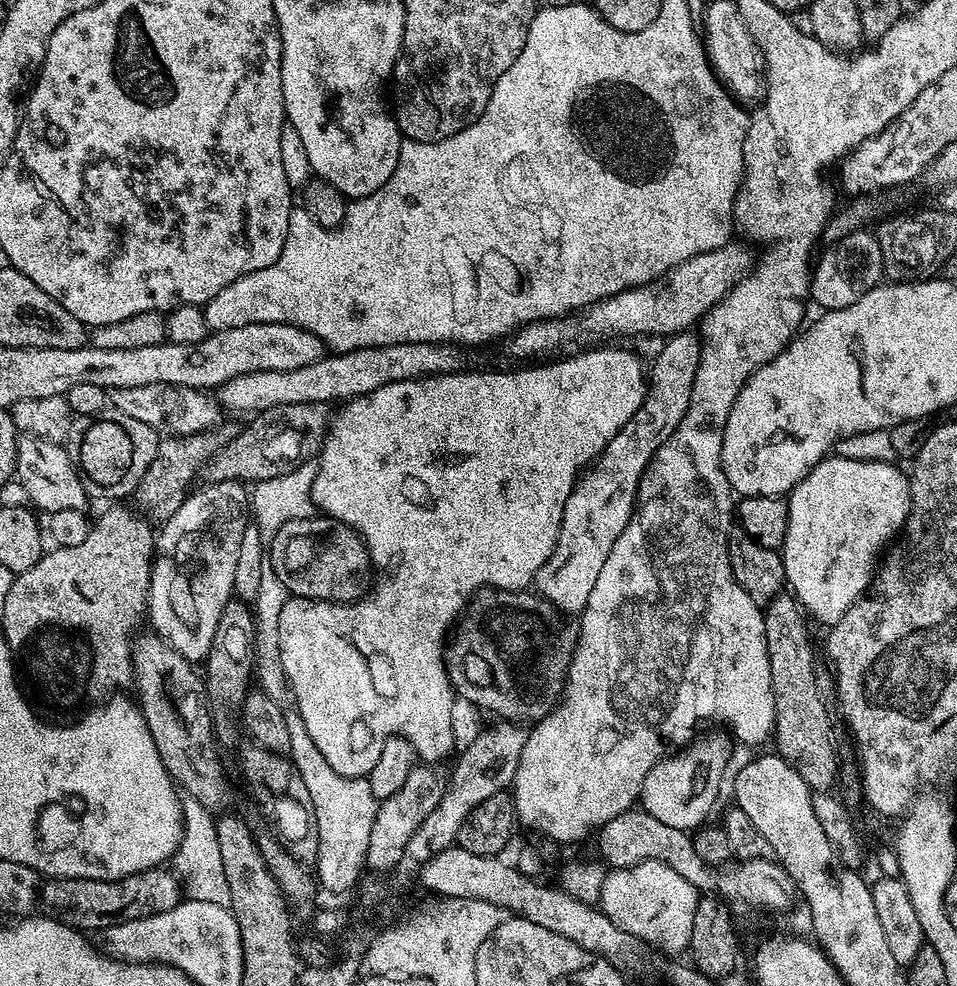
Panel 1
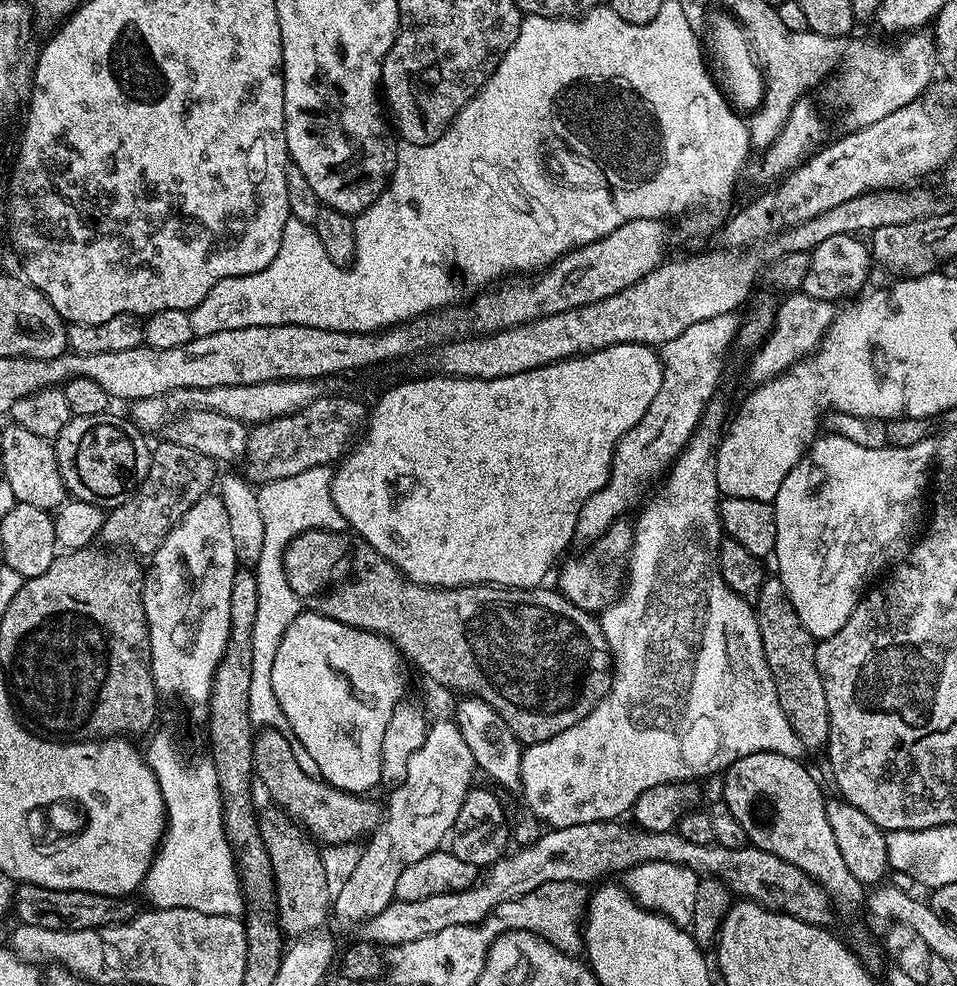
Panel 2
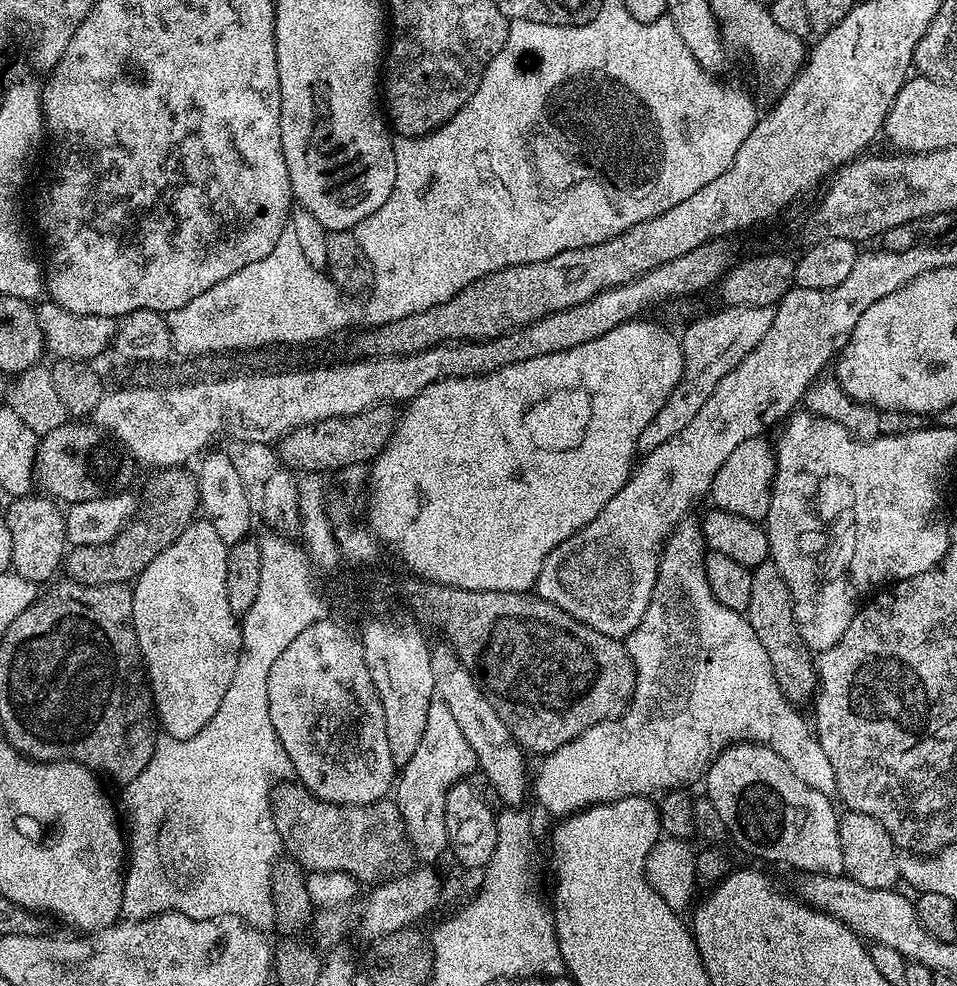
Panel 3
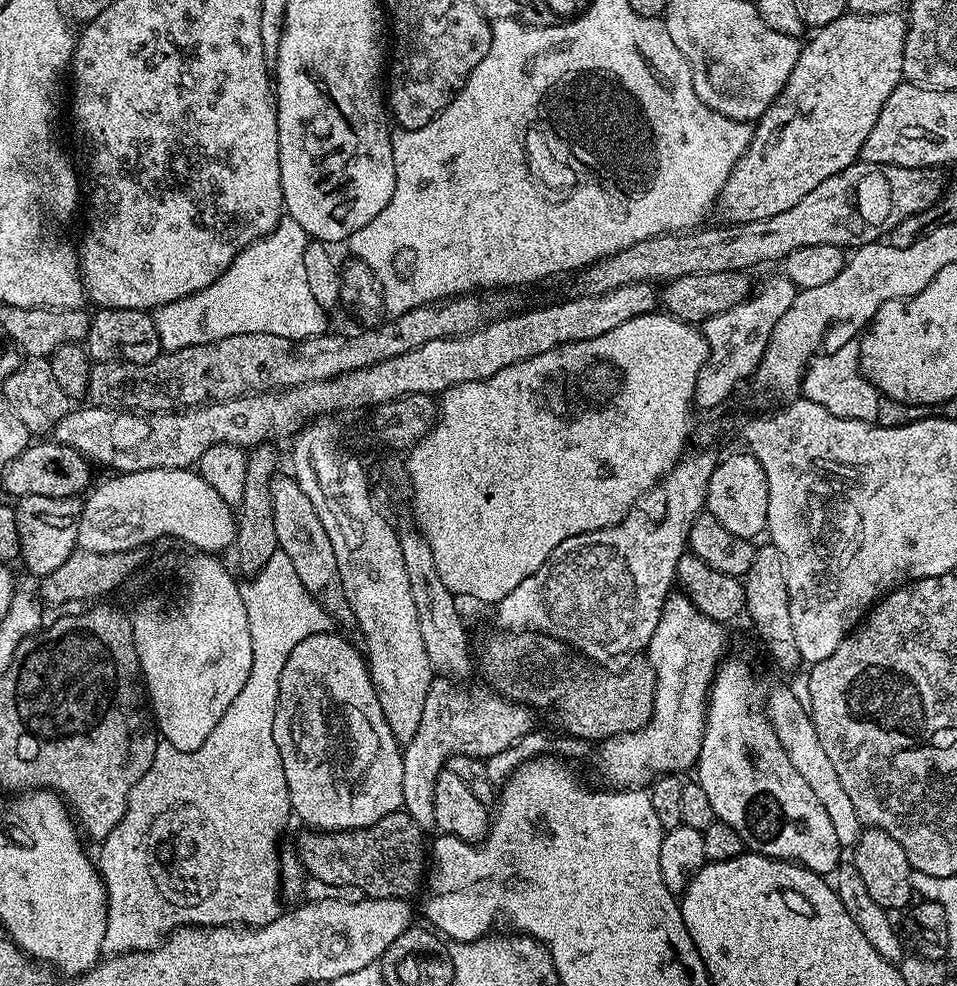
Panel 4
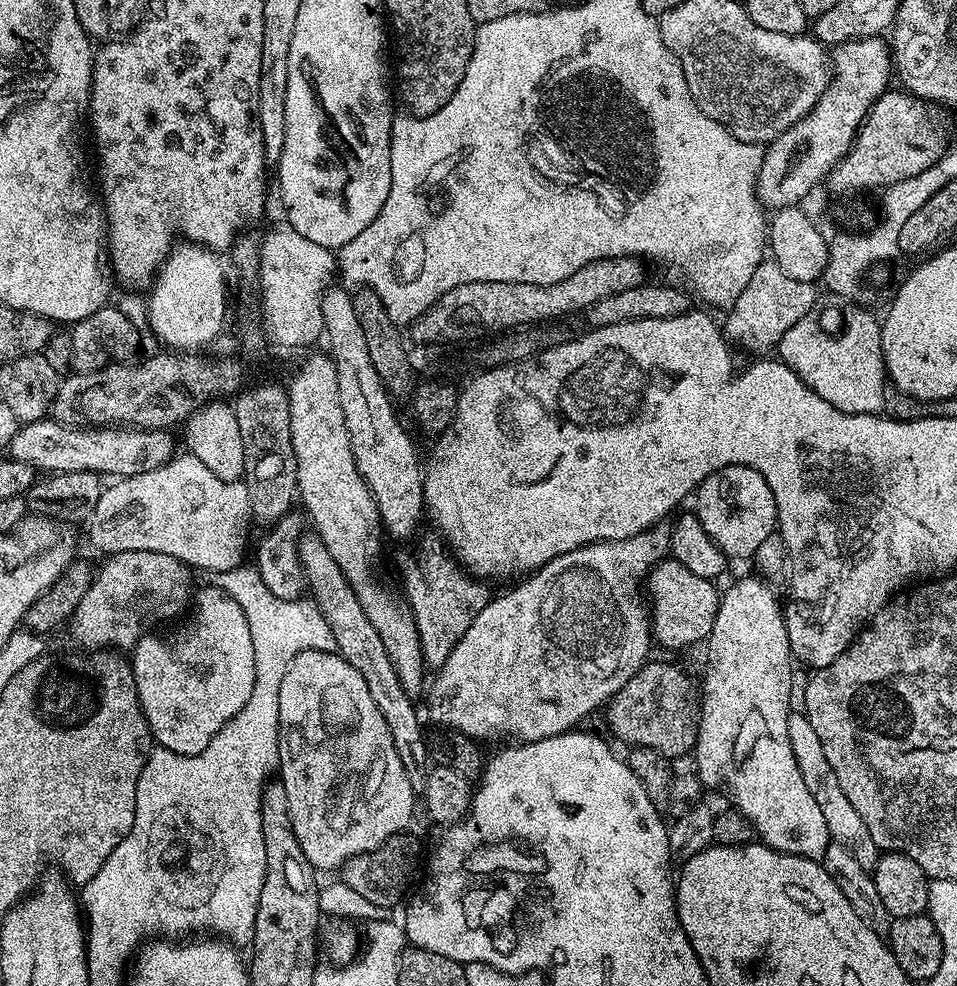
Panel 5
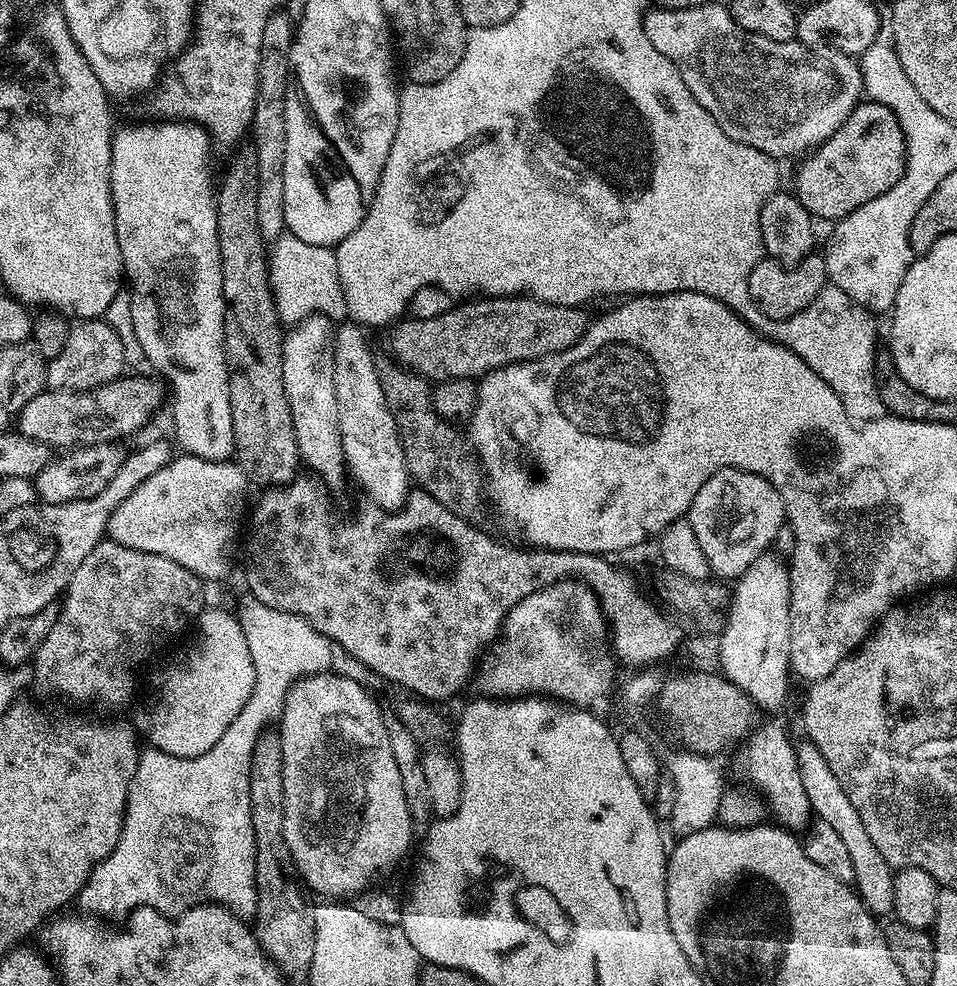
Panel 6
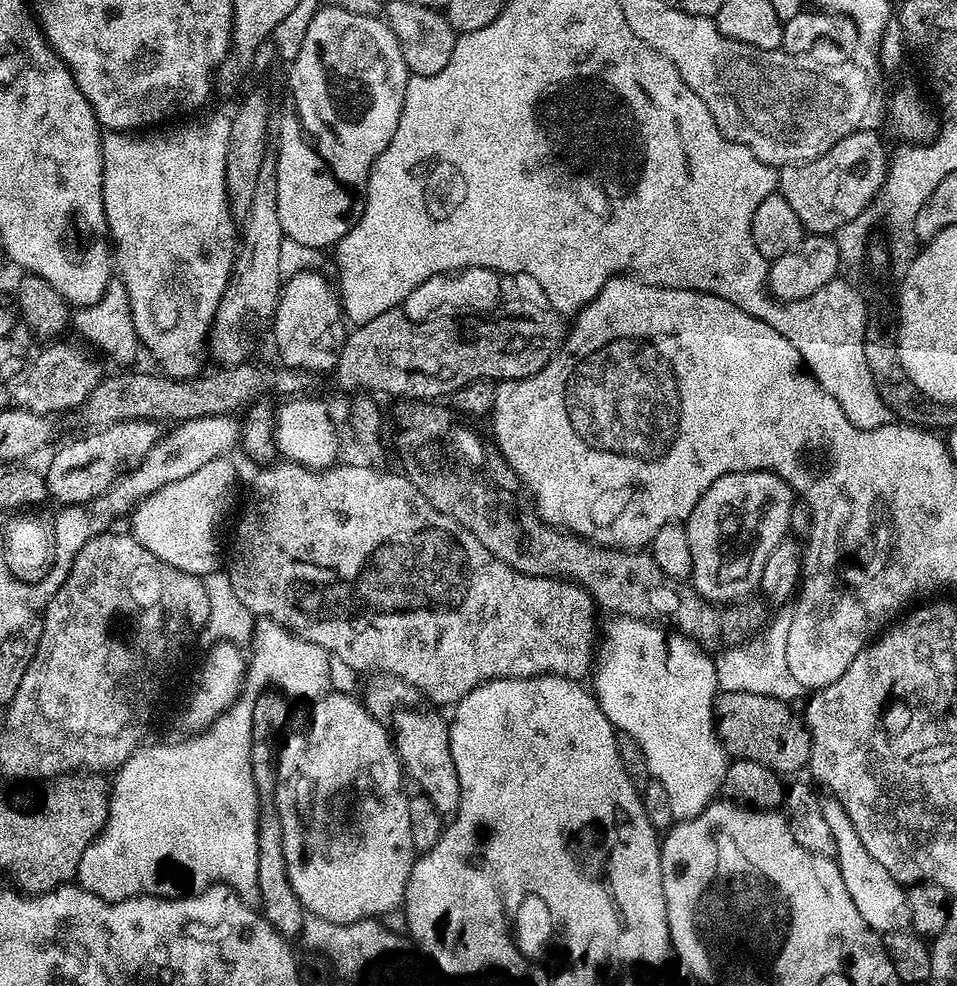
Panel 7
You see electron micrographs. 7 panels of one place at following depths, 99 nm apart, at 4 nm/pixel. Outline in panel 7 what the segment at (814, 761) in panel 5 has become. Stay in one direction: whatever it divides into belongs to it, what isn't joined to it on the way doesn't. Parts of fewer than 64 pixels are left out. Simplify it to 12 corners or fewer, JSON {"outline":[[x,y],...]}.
{"outline":[[834,798],[820,809],[834,833],[842,883],[877,934],[912,923],[905,885],[862,846]]}

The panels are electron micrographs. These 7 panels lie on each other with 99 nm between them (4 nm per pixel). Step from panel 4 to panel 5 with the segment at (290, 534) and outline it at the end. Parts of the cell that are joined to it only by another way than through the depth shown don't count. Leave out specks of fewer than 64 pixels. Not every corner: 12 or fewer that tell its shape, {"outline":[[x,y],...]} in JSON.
{"outline":[[320,536],[298,555],[311,599],[386,718],[423,793],[430,757],[413,697]]}

